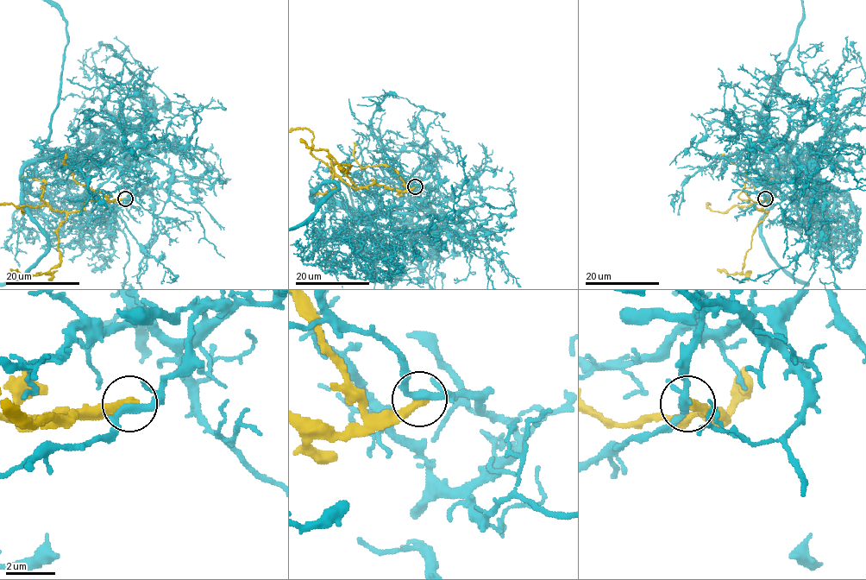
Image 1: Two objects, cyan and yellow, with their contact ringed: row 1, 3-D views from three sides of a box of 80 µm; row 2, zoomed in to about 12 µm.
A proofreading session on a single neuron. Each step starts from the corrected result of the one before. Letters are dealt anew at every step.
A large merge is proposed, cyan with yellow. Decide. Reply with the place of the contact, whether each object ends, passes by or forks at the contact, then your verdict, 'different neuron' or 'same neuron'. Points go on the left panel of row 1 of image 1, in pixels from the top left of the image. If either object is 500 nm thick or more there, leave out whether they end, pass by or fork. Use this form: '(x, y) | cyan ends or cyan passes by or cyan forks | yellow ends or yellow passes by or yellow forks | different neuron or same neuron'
(125, 198) | cyan passes by | yellow ends | different neuron

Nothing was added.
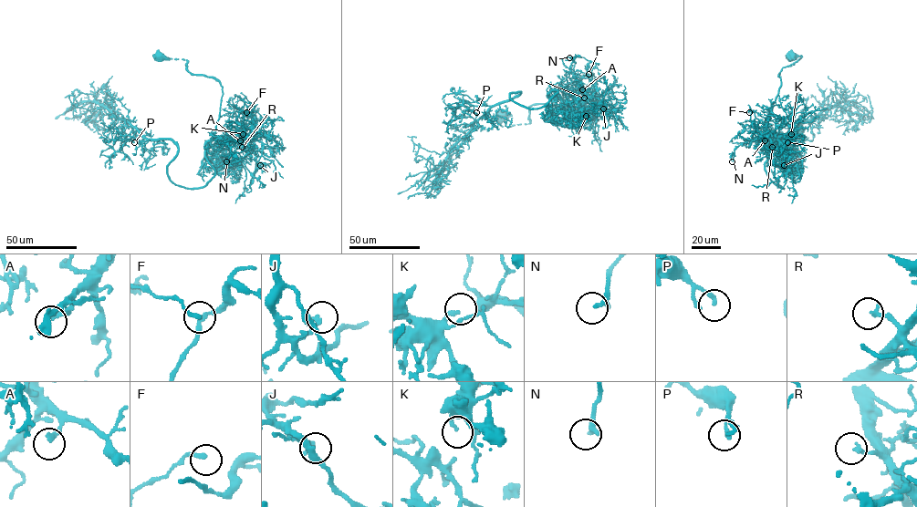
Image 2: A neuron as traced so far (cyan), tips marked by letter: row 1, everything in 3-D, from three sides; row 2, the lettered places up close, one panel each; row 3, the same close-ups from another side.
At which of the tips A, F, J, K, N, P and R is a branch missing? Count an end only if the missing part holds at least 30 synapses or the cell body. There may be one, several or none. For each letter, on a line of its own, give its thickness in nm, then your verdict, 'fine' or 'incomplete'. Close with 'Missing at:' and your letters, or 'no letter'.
A: 240 nm | incomplete
F: 120 nm | fine
J: 160 nm | fine
K: 140 nm | fine
N: 240 nm | incomplete
P: 200 nm | fine
R: 160 nm | incomplete
Missing at: A, N, R

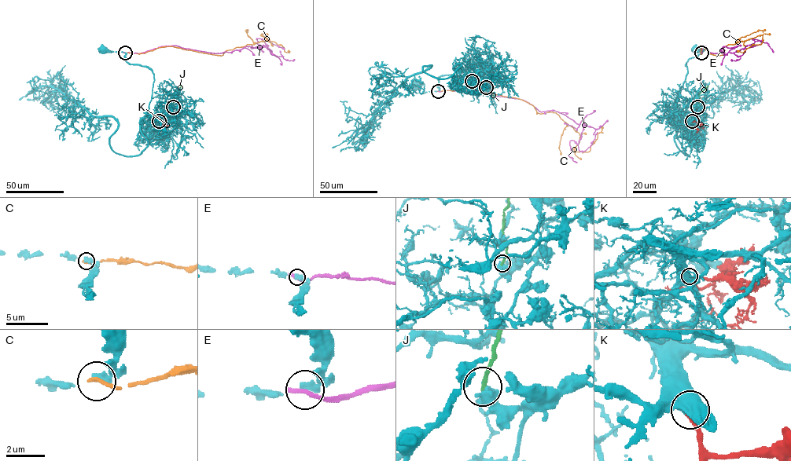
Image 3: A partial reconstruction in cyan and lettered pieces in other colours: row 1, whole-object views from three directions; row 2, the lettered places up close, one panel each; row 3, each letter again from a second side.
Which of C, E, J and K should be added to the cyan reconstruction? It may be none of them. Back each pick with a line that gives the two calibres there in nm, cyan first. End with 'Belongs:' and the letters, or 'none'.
K: 500 nm thick on the cyan side, 260 nm on the other
Belongs: K

